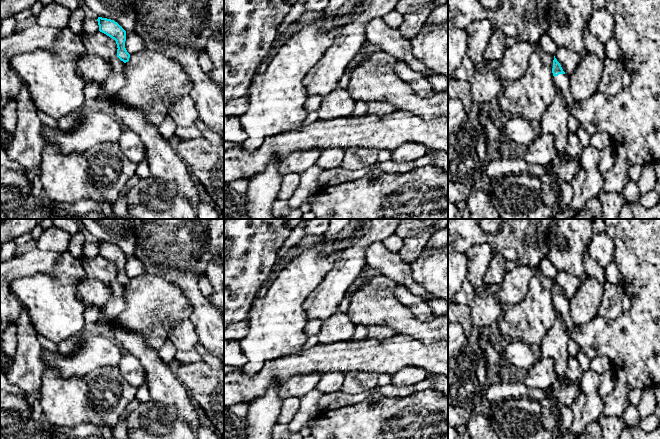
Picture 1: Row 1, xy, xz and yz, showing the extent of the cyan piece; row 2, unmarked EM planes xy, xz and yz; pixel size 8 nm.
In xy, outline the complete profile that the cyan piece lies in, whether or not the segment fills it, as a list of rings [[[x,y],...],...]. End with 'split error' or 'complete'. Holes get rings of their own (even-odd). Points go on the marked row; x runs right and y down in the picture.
[[[98,17],[99,31],[116,41],[117,57],[124,63],[129,61],[130,54],[125,48],[126,31],[114,20]]]; complete

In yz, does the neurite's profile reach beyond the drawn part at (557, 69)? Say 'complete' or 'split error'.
split error

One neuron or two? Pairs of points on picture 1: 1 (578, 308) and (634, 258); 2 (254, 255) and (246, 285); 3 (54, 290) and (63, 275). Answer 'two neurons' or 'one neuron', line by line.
1: two neurons
2: one neuron
3: two neurons

